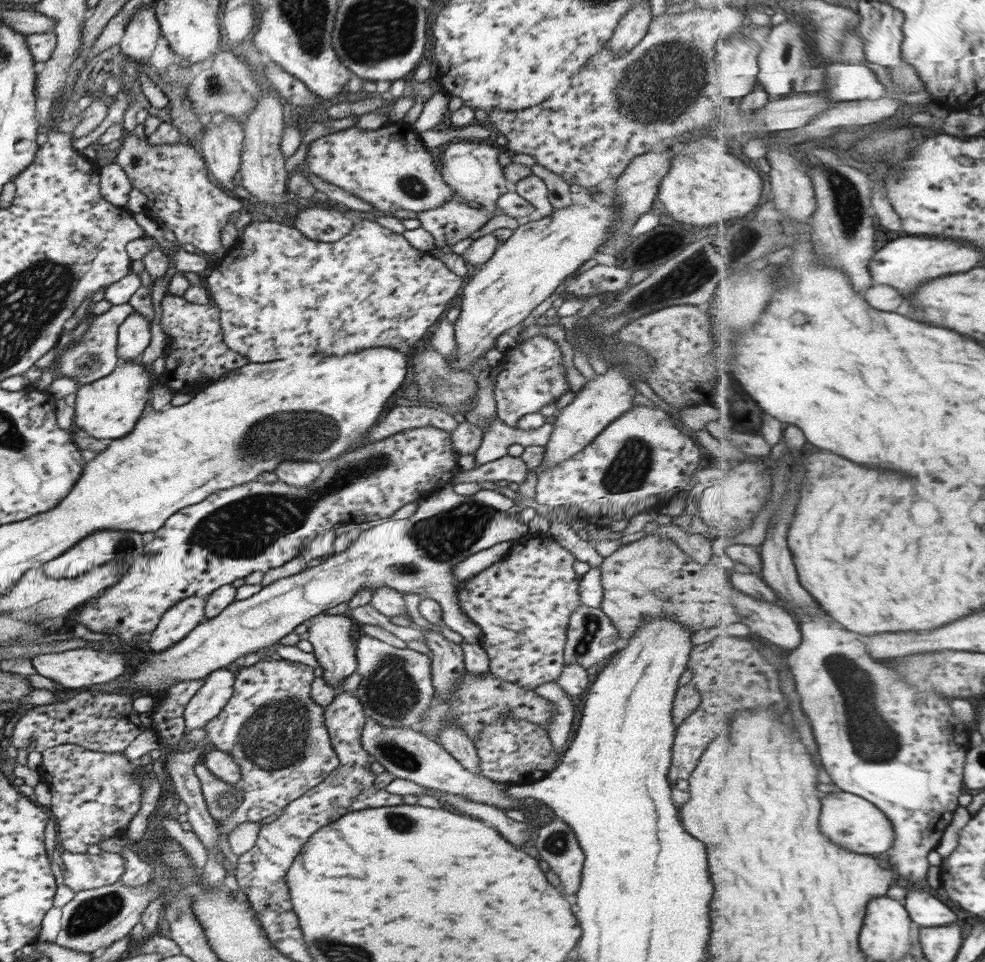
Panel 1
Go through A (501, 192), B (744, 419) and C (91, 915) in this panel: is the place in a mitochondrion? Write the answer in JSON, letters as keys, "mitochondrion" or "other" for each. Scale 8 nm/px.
{"A":"other","B":"other","C":"mitochondrion"}

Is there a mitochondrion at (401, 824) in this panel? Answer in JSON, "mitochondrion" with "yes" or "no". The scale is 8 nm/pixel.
{"mitochondrion":"yes"}

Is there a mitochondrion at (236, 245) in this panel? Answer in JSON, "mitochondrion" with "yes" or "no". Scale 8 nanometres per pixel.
{"mitochondrion":"no"}

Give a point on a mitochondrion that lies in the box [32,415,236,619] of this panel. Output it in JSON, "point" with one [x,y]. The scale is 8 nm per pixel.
{"point":[124,545]}

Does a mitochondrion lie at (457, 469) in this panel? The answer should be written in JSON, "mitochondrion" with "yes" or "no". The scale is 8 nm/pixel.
{"mitochondrion":"no"}

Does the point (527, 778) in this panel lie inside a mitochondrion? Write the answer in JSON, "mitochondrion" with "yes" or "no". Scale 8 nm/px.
{"mitochondrion":"no"}

